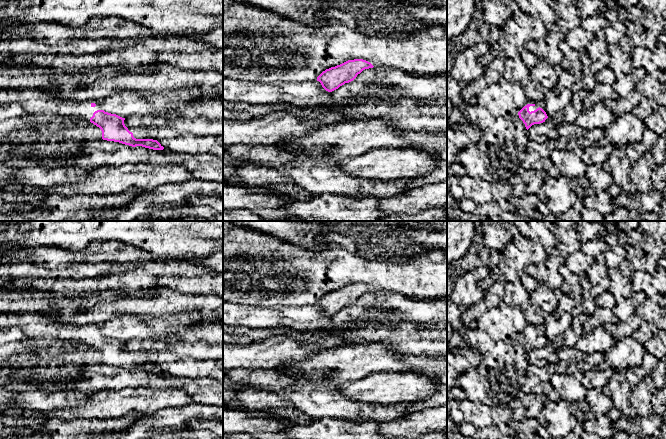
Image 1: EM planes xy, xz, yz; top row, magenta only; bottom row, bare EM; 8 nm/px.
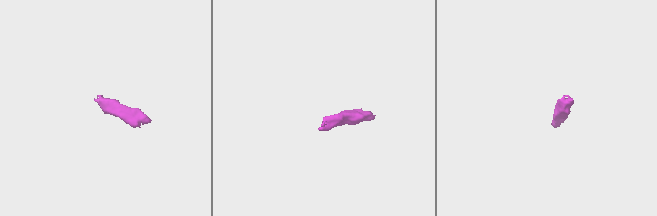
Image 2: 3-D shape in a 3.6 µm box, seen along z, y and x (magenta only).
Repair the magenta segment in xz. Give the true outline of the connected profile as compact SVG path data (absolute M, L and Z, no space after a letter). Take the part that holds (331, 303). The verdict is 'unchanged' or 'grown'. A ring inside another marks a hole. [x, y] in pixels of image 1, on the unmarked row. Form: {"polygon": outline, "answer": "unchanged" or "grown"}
{"polygon": "M363 283L348 284L323 295L317 301L317 305L326 315L332 316L345 307L353 305L363 294L373 291L370 286Z", "answer": "unchanged"}

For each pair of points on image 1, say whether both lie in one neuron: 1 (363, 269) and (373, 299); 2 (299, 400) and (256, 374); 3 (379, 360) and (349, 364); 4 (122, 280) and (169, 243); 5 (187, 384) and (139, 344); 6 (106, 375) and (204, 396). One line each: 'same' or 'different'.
1: different
2: same
3: same
4: different
5: different
6: same

